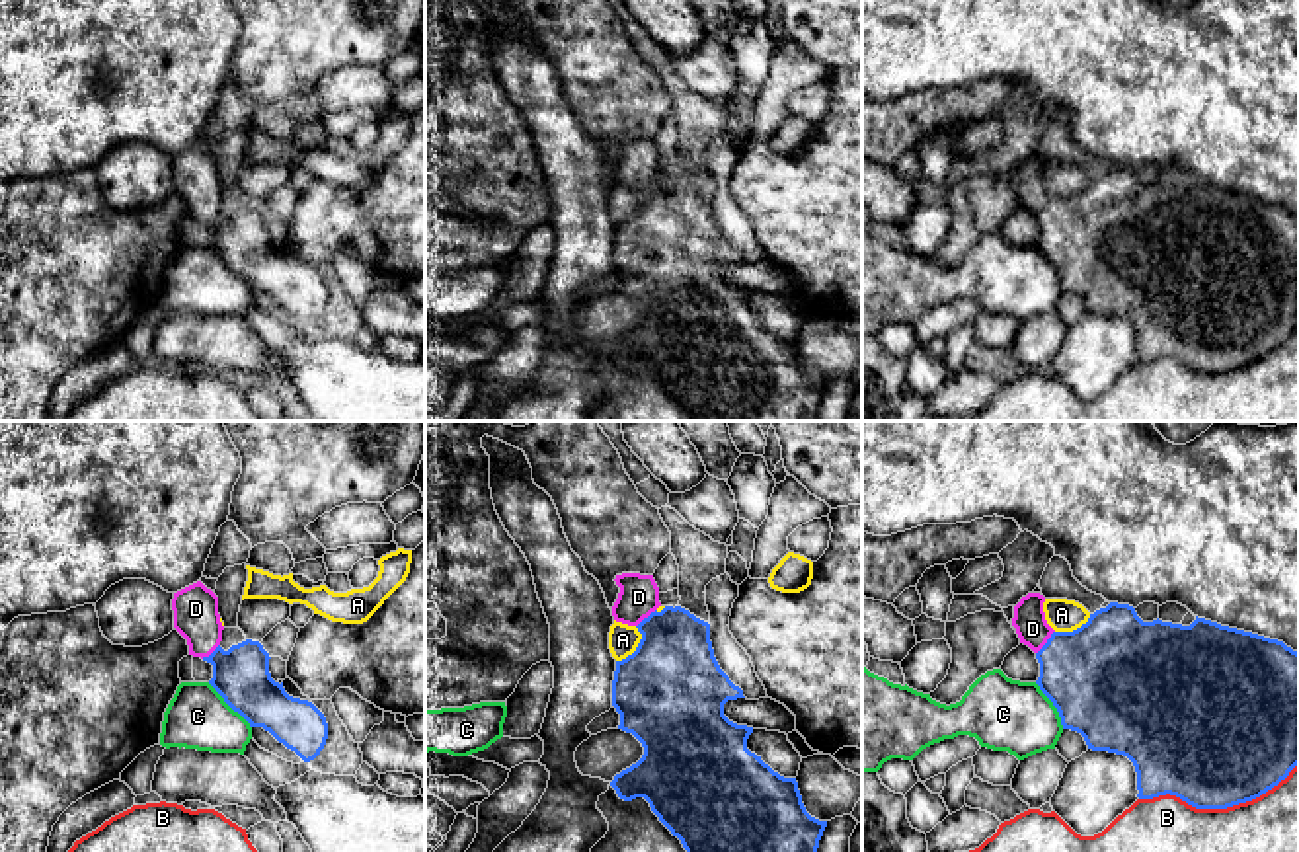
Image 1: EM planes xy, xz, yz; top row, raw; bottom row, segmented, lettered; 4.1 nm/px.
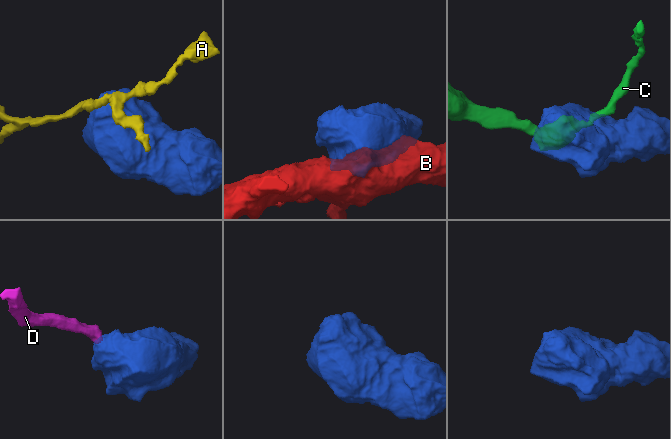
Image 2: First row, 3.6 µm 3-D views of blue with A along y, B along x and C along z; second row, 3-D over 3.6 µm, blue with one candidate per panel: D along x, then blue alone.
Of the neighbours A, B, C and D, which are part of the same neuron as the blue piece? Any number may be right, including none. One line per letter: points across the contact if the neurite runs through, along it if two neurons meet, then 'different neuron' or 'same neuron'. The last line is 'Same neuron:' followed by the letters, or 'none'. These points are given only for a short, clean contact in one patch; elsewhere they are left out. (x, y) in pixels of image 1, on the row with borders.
A: along xz (636, 626), (640, 634), (638, 646), (617, 661) | different neuron
B: different neuron
C: different neuron
D: same neuron
Same neuron: D

